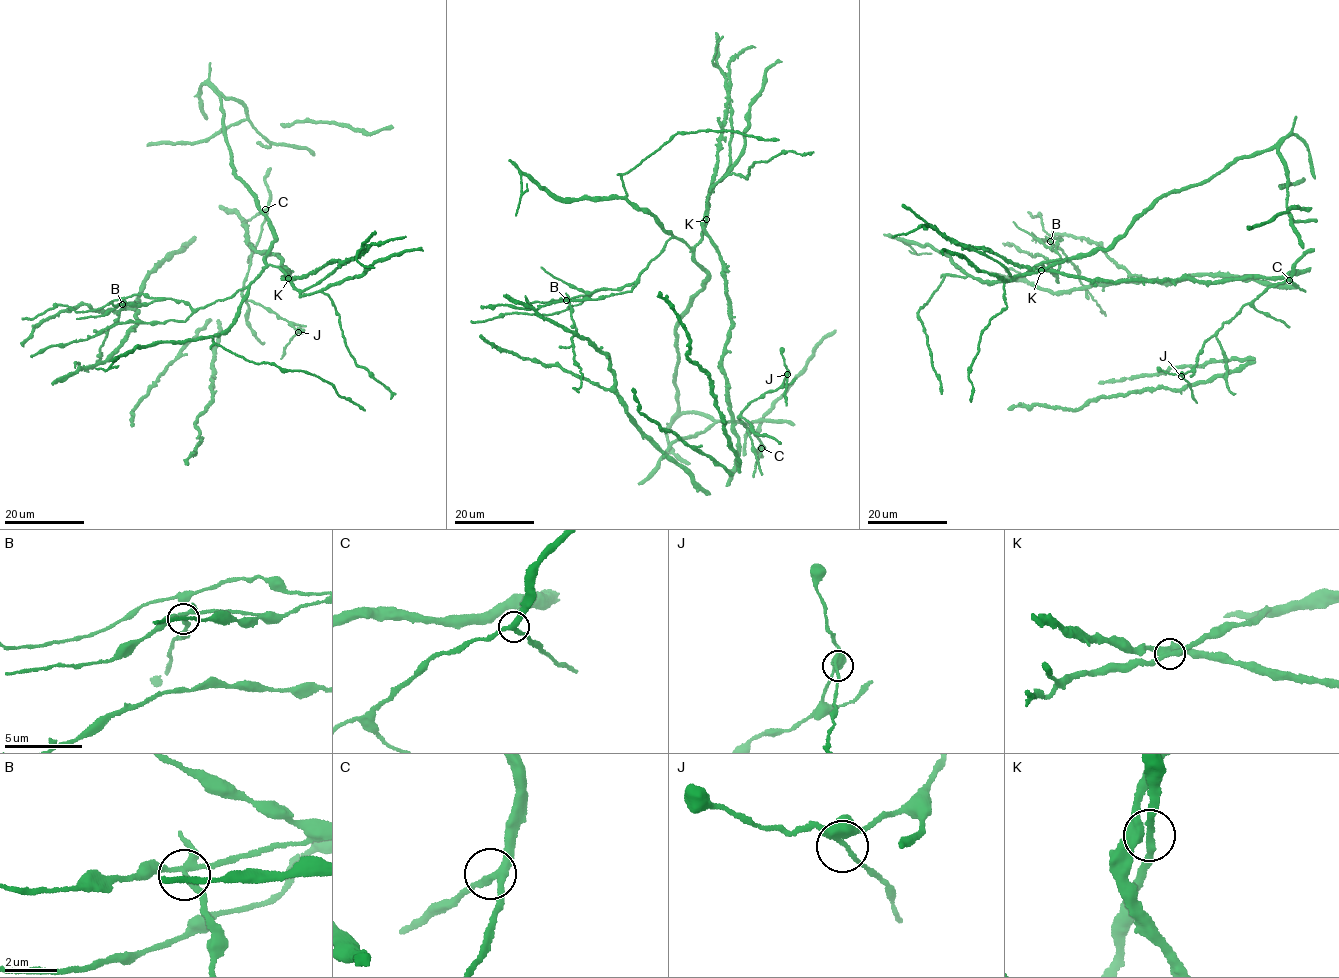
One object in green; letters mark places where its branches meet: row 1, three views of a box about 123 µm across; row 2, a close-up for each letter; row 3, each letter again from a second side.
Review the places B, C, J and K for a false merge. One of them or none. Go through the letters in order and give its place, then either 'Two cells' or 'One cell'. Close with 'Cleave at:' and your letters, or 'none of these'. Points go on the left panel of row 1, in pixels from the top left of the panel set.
B: Place: (122, 304). Two cells
C: Place: (265, 209). One cell
J: Place: (298, 332). One cell
K: Place: (288, 278). One cell
Cleave at: B

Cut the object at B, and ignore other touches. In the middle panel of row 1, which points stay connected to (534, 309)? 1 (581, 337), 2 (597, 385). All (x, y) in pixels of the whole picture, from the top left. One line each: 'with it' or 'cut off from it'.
1: with it
2: with it

